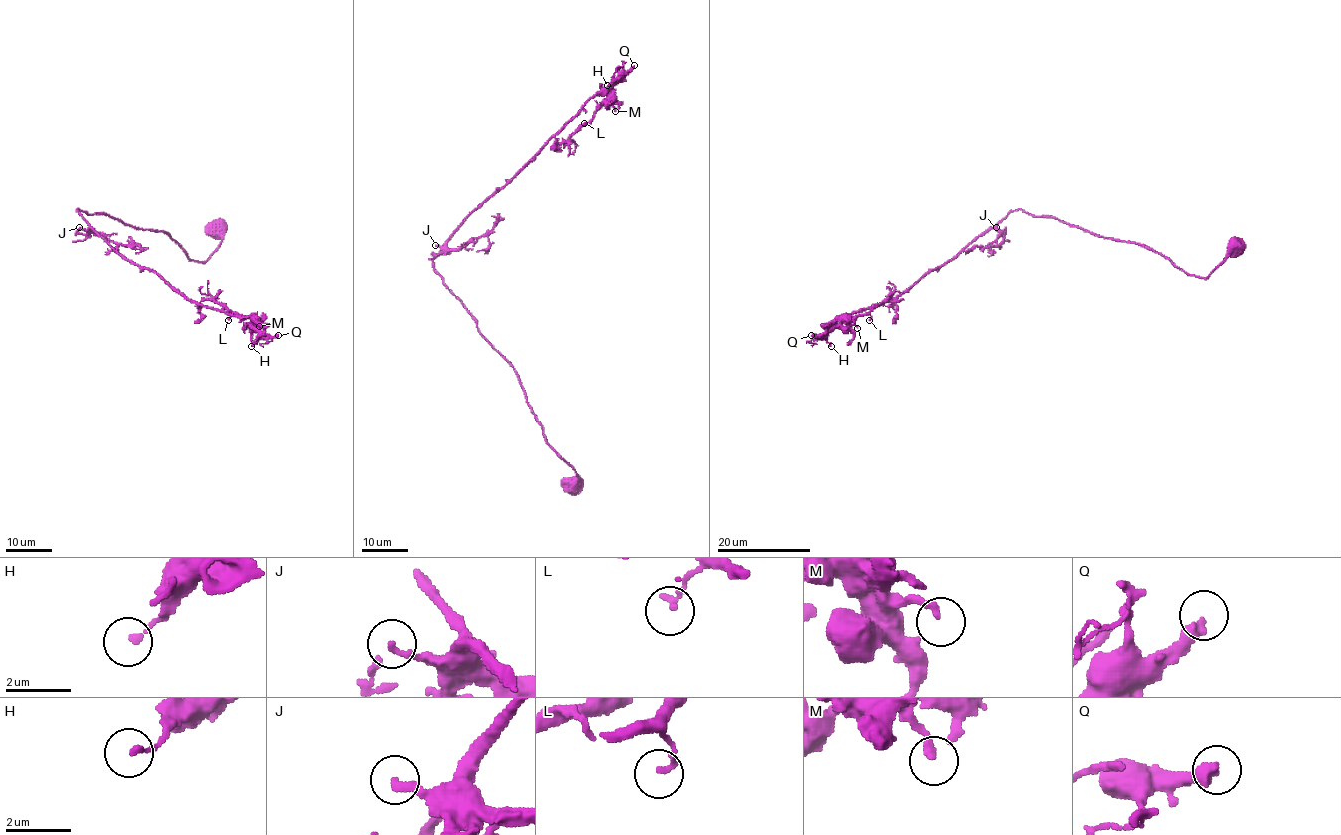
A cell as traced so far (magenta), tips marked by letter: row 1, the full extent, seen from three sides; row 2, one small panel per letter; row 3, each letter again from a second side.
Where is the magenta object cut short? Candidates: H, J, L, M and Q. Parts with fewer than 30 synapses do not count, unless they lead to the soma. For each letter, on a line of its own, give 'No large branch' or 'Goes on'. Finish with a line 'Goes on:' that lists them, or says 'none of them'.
H: No large branch
J: No large branch
L: No large branch
M: No large branch
Q: Goes on
Goes on: Q

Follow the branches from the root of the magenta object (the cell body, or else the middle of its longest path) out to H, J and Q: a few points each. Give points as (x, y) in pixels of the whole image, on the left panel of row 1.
H: (215, 227), (220, 245), (196, 262), (163, 231), (77, 210), (173, 290), (249, 317), (258, 333), (251, 346)
J: (215, 227), (220, 245), (196, 262), (163, 231), (137, 229), (107, 214), (78, 209), (89, 226), (79, 227)
Q: (215, 227), (220, 245), (196, 262), (163, 231), (77, 210), (119, 254), (173, 290), (251, 317), (278, 335)

